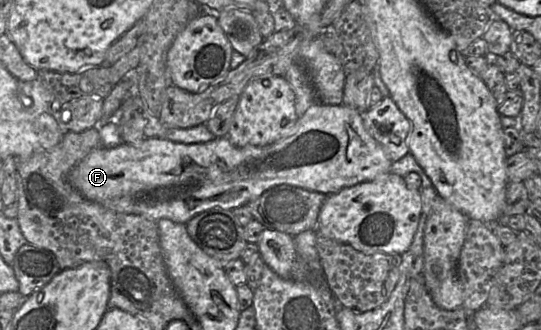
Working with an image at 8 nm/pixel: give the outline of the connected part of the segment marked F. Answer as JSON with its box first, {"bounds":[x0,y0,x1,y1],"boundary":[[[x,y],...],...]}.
{"bounds":[70,103,392,224],"boundary":[[[343,103],[334,106],[328,104],[315,104],[308,108],[308,110],[298,118],[296,123],[296,133],[269,145],[246,145],[244,147],[237,147],[233,145],[227,137],[216,137],[211,141],[196,144],[176,143],[166,138],[158,137],[146,138],[142,143],[137,145],[122,143],[121,145],[113,148],[103,146],[93,150],[72,170],[70,175],[70,182],[74,188],[77,189],[85,198],[99,203],[113,211],[119,213],[142,215],[146,218],[152,219],[155,222],[166,218],[176,223],[186,224],[195,215],[214,207],[232,210],[238,206],[246,205],[250,200],[257,198],[264,191],[282,184],[321,192],[327,196],[335,194],[344,188],[348,188],[365,181],[371,181],[380,175],[389,173],[391,164],[392,161],[387,157],[381,145],[365,128],[363,122],[363,113],[358,113]]]}

